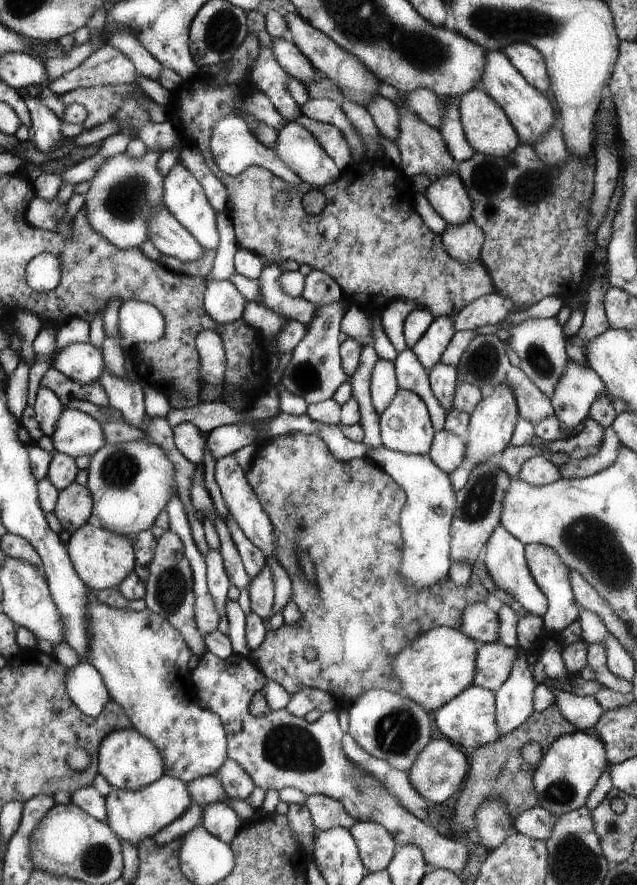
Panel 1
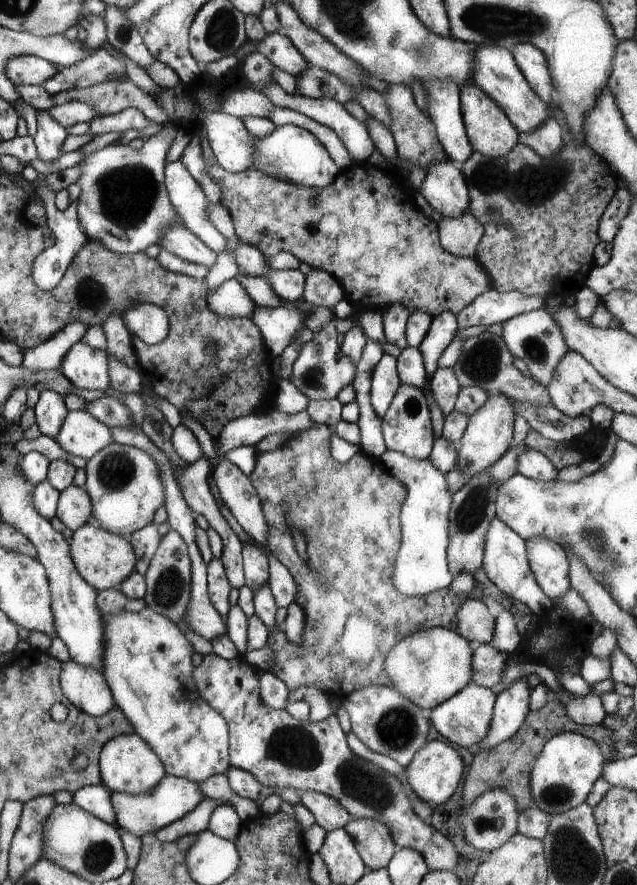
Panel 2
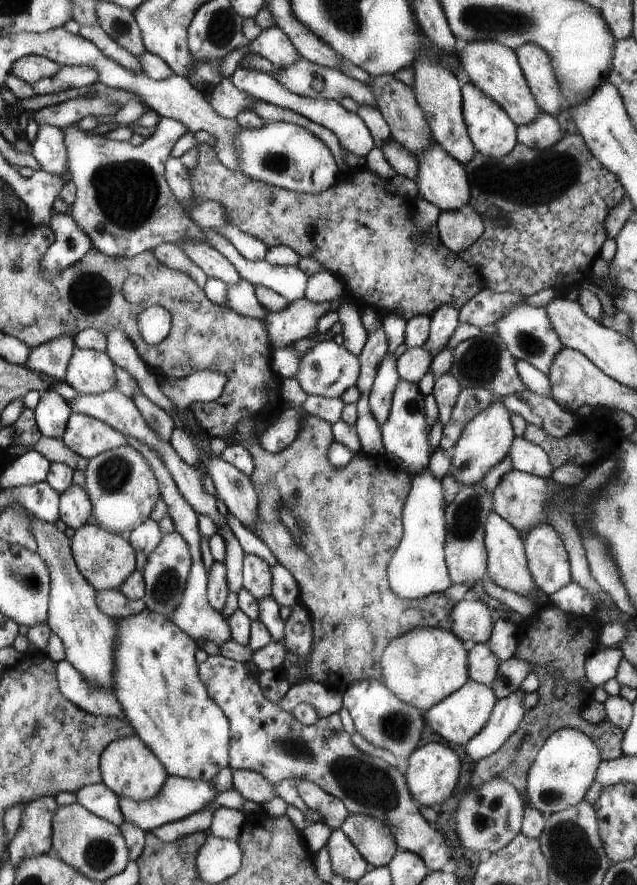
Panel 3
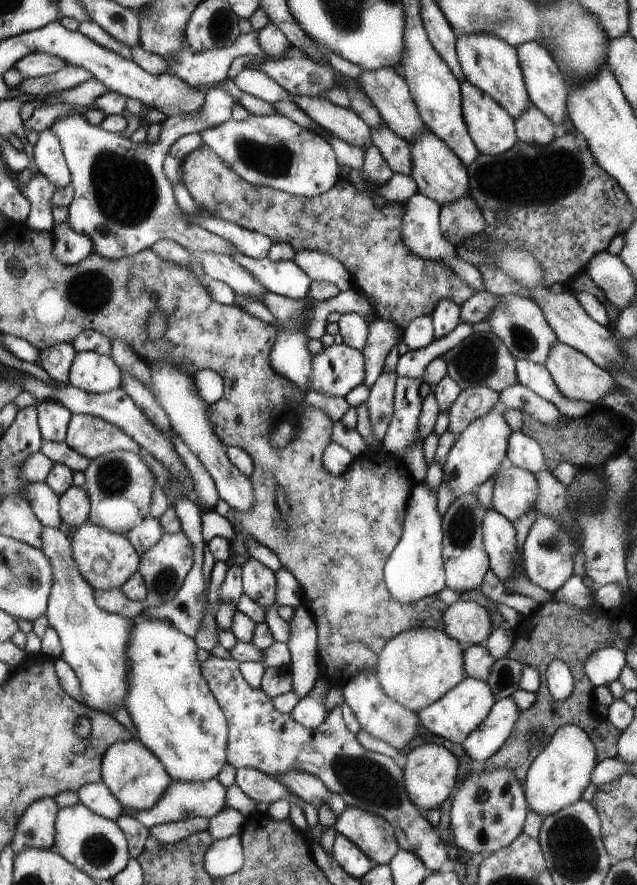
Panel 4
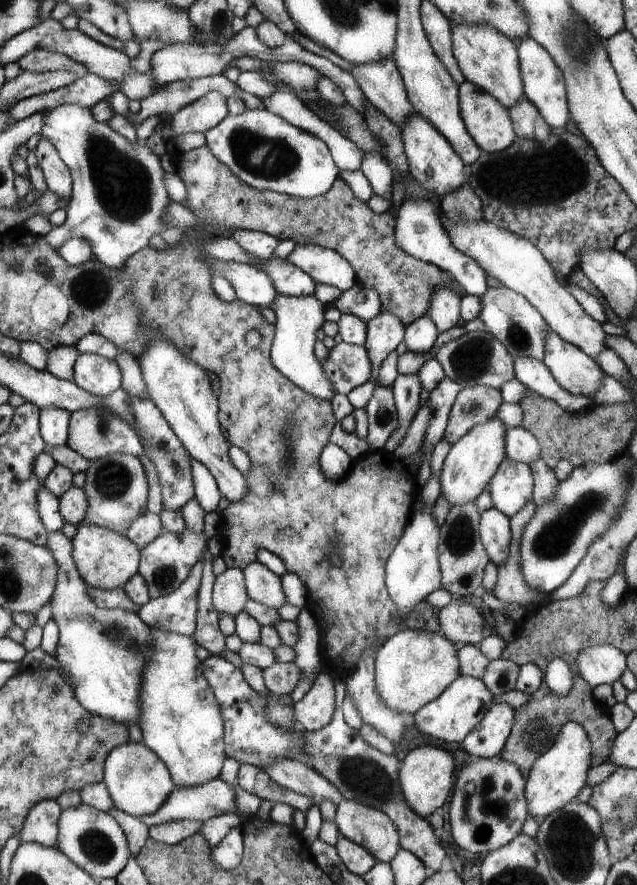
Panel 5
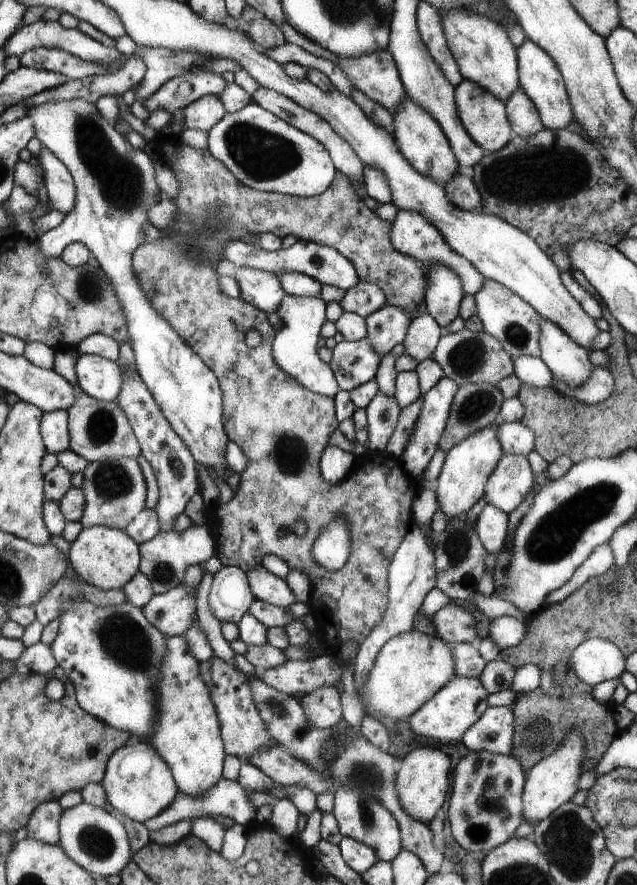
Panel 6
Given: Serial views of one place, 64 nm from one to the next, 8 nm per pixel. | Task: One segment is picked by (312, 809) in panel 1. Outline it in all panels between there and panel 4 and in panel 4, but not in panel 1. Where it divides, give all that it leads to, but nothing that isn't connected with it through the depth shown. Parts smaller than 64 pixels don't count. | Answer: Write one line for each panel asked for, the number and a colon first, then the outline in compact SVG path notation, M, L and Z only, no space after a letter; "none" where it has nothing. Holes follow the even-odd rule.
2: M303 790L303 792L299 792L299 796L301 796L299 798L301 806L313 814L315 824L321 826L325 832L339 830L347 822L351 822L351 816L335 798L323 796L323 794L313 792L313 790Z
3: M307 780L293 782L293 784L297 788L297 794L305 802L305 806L321 814L325 826L329 826L331 830L339 830L341 828L343 820L349 816L349 810L343 806L343 802L339 798L327 794L317 784L311 784Z
4: M289 770L287 774L281 774L275 780L279 780L283 786L287 786L293 796L301 798L307 804L313 804L317 810L321 806L327 806L335 814L335 818L339 818L347 810L347 804L343 802L343 798L339 794L331 792L317 776L311 776L307 772Z

